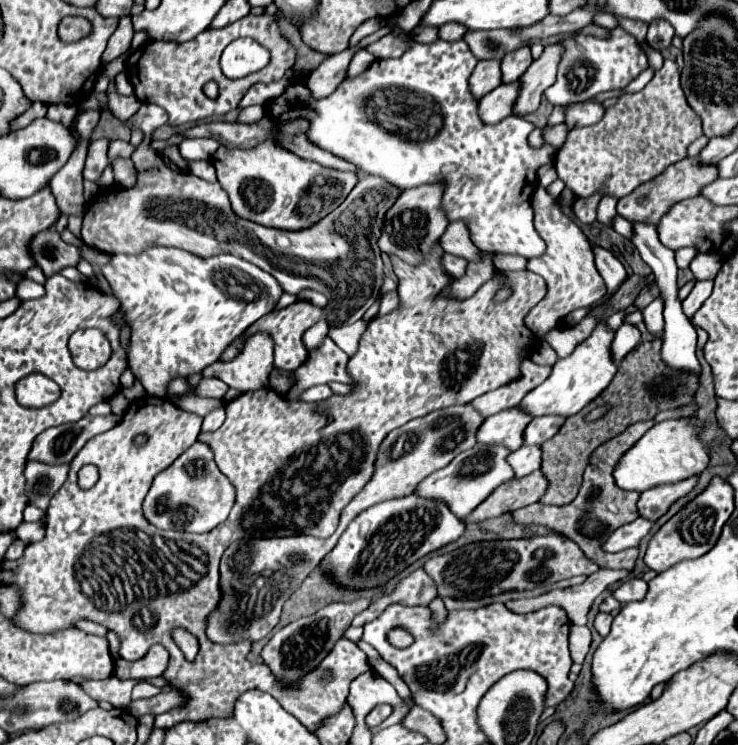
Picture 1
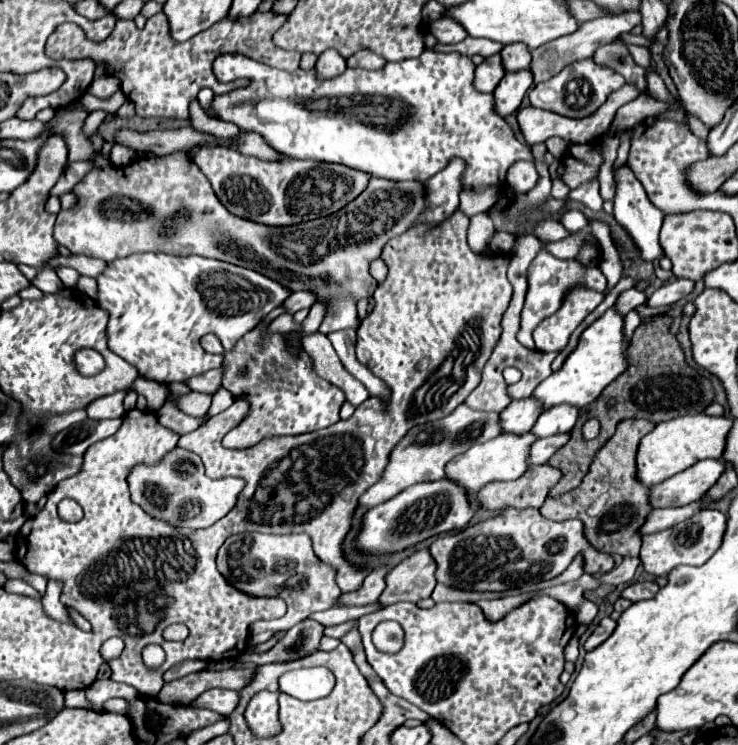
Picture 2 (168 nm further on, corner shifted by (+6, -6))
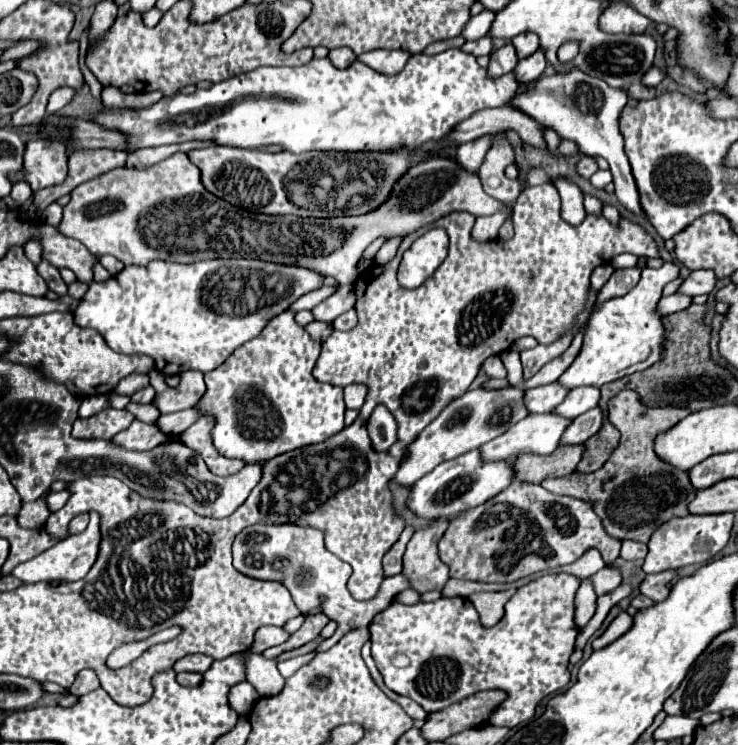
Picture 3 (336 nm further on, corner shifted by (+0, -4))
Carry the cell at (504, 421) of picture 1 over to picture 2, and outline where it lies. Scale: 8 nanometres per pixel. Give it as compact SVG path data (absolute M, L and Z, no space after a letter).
M534 396L524 400L512 400L508 408L500 412L502 432L528 432L542 414L542 402Z

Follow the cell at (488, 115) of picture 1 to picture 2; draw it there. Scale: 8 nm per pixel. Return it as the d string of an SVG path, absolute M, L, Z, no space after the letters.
M528 68L520 72L506 72L506 76L500 80L500 84L494 90L498 114L508 116L516 112L530 86L532 86L532 74Z

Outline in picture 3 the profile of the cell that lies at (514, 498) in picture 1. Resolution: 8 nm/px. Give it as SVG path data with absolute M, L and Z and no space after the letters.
M558 446L556 452L548 456L536 456L536 454L522 454L514 460L514 478L520 482L532 482L540 484L544 478L556 478L556 476L568 476L576 470L580 458L582 458L584 446Z

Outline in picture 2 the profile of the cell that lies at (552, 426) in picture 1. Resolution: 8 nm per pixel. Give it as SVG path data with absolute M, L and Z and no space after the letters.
M572 404L552 406L550 410L542 412L542 416L534 424L532 432L536 436L540 436L540 438L546 438L546 436L552 436L554 432L572 430L574 424L576 424L576 420L578 420L578 414L580 414L580 408L576 408Z

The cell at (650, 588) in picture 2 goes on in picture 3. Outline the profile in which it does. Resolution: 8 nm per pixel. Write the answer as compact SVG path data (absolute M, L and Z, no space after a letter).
M668 570L668 572L660 572L660 574L648 574L644 578L644 582L640 584L640 594L652 598L654 602L662 602L664 598L668 597L670 592L669 585L674 578L674 570Z

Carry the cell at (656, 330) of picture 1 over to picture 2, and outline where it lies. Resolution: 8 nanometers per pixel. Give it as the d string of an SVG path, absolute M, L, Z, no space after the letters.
M678 278L670 284L664 284L662 288L658 288L650 300L648 300L648 306L650 308L658 308L658 306L666 306L668 302L678 302L682 298L686 298L690 292L694 290L694 282L692 280L684 280L684 278Z

